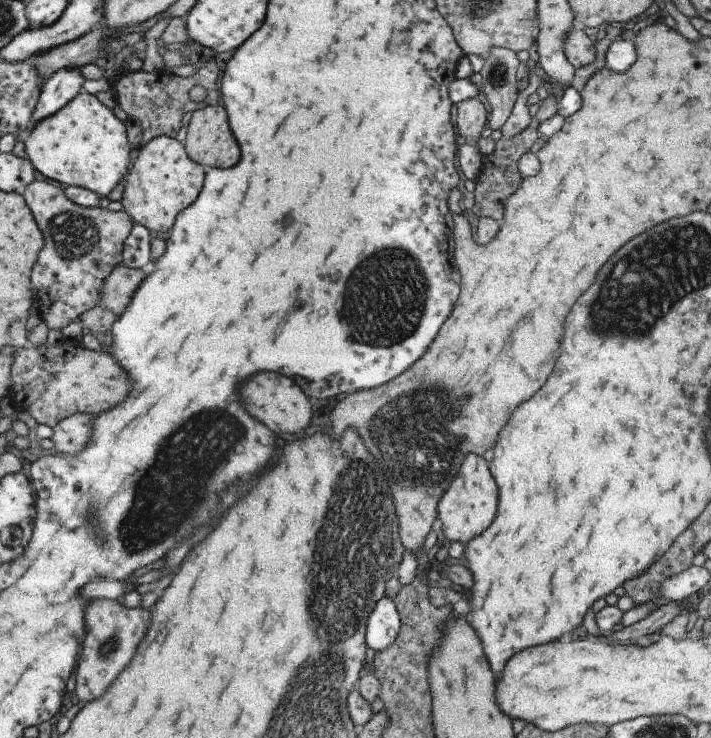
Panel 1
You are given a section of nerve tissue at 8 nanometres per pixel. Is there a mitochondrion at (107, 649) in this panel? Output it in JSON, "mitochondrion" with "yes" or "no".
{"mitochondrion":"yes"}

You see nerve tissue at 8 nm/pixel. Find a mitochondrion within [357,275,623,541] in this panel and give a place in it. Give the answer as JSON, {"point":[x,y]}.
{"point":[430,459]}

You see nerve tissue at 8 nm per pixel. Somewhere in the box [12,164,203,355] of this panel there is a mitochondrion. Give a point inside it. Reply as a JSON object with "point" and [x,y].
{"point":[73,235]}

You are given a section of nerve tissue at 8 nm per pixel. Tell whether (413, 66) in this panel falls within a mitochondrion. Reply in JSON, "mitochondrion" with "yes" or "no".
{"mitochondrion":"no"}

